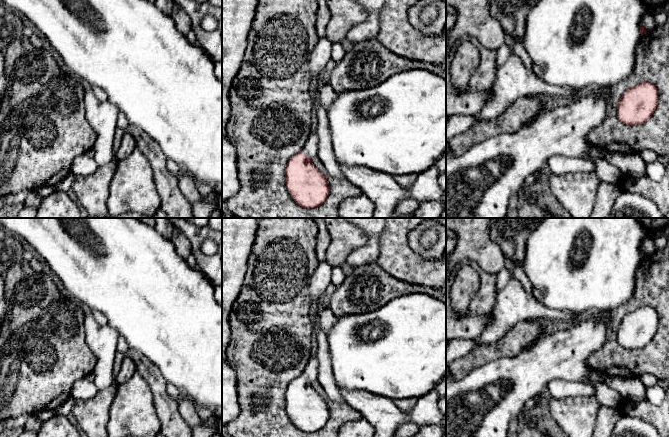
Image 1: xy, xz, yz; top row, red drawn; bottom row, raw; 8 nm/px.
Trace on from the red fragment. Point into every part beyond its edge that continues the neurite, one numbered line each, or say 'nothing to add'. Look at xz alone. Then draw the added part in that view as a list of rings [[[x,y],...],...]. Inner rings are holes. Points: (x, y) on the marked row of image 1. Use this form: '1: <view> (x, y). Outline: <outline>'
1: xz (310, 148). Outline: [[[316,132],[311,133],[302,149],[302,153],[309,157],[314,157],[317,154],[318,136]]]

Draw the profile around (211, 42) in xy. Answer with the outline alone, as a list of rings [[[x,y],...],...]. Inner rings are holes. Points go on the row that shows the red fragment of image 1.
[[[172,0],[189,16],[191,30],[196,35],[197,44],[210,56],[213,62],[222,62],[222,7],[208,2],[198,3],[193,0]],[[205,15],[211,15],[218,21],[216,30],[208,32],[201,27]]]

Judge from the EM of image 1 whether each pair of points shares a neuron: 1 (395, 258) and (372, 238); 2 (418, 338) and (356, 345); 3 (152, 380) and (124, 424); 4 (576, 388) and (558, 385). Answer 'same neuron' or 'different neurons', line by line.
1: different neurons
2: same neuron
3: different neurons
4: same neuron

